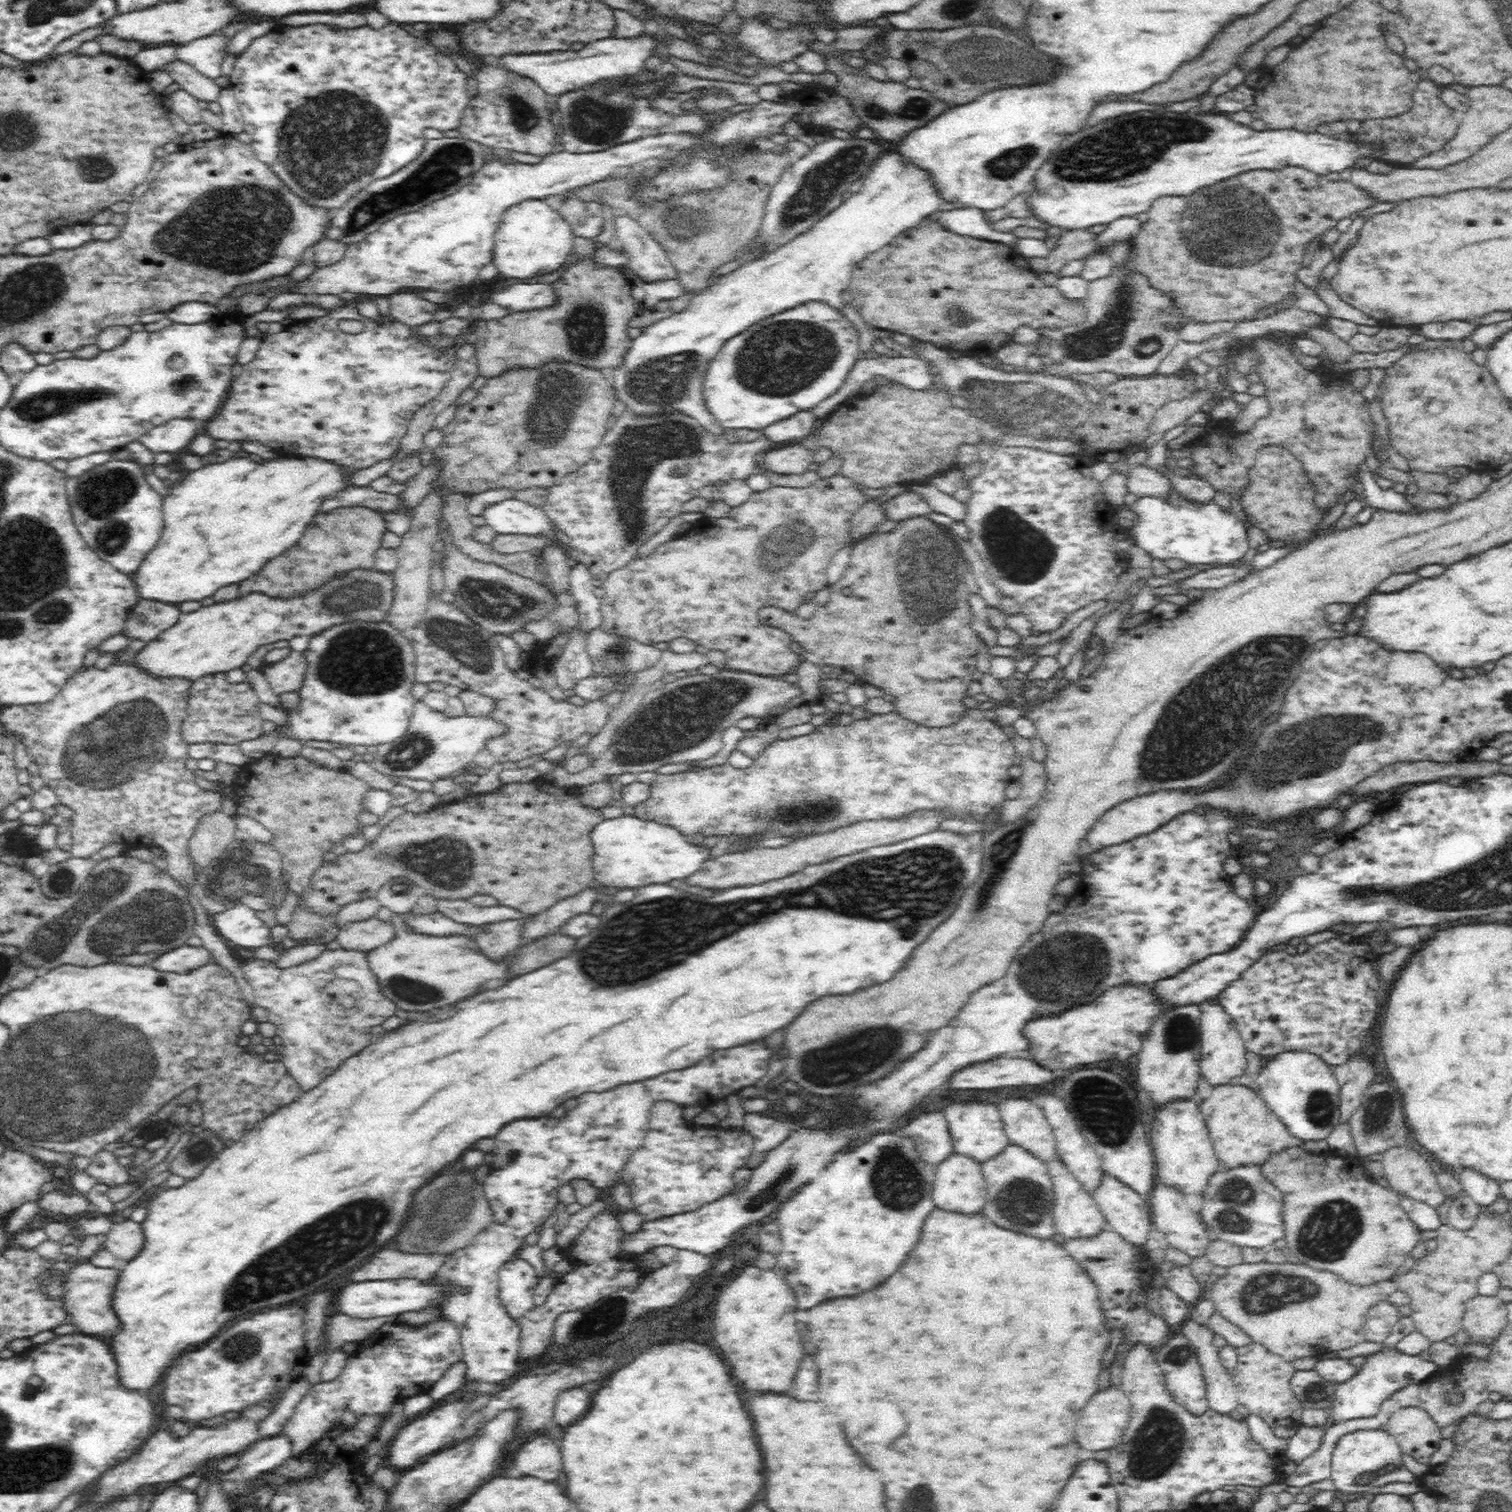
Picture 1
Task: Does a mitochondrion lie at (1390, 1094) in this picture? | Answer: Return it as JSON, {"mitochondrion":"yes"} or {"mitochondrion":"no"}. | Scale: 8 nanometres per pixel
{"mitochondrion":"yes"}

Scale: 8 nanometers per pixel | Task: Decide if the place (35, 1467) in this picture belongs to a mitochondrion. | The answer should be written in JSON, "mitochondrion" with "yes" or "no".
{"mitochondrion":"yes"}

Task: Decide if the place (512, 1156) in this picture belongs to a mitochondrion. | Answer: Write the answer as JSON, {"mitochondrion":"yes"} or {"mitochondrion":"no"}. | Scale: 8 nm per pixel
{"mitochondrion":"no"}

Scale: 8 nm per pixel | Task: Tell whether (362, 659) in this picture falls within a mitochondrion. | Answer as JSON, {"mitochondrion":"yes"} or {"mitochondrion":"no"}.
{"mitochondrion":"yes"}

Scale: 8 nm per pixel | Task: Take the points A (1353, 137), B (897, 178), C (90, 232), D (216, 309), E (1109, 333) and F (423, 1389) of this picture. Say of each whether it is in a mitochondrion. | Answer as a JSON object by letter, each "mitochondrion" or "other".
{"A":"other","B":"other","C":"other","D":"other","E":"mitochondrion","F":"other"}

